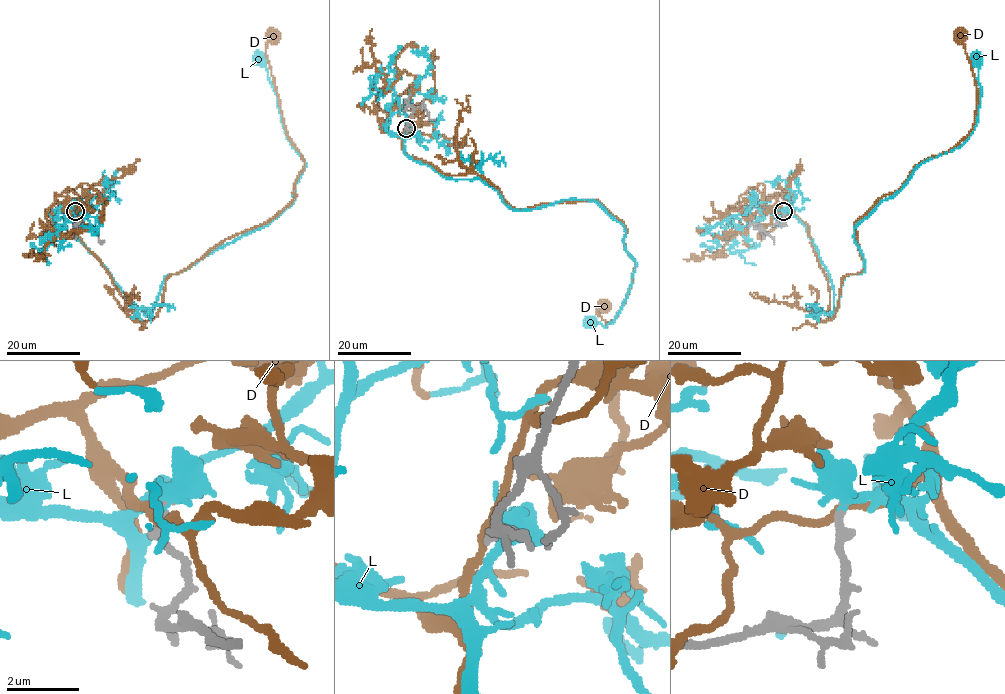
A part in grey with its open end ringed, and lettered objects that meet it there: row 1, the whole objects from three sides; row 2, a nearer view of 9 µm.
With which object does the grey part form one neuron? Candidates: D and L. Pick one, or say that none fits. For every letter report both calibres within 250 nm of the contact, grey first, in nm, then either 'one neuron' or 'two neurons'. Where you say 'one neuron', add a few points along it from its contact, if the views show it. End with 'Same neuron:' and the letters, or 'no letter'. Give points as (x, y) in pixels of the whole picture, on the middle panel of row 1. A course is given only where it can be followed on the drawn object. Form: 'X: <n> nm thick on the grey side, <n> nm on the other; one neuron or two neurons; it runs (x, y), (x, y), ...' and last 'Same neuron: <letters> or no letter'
D: 300 nm thick on the grey side, 190 nm on the other; two neurons
L: 280 nm thick on the grey side, 280 nm on the other; one neuron; it runs (406, 128), (404, 153), (480, 179), (514, 209), (593, 200), (618, 221), (631, 280), (611, 323), (590, 325)
Same neuron: L

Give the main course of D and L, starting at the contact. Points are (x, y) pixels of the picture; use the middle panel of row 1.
D: (405, 128), (406, 154), (482, 175), (514, 208), (595, 200), (616, 216), (633, 274), (613, 320), (601, 306)
L: (406, 128), (404, 153), (480, 179), (514, 209), (593, 200), (618, 221), (631, 280), (611, 323), (590, 325)

